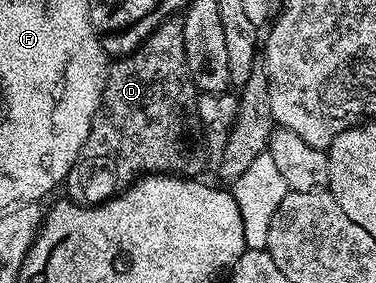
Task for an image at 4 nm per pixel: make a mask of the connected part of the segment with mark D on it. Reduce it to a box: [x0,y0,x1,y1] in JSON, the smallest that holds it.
[65,18,208,205]

